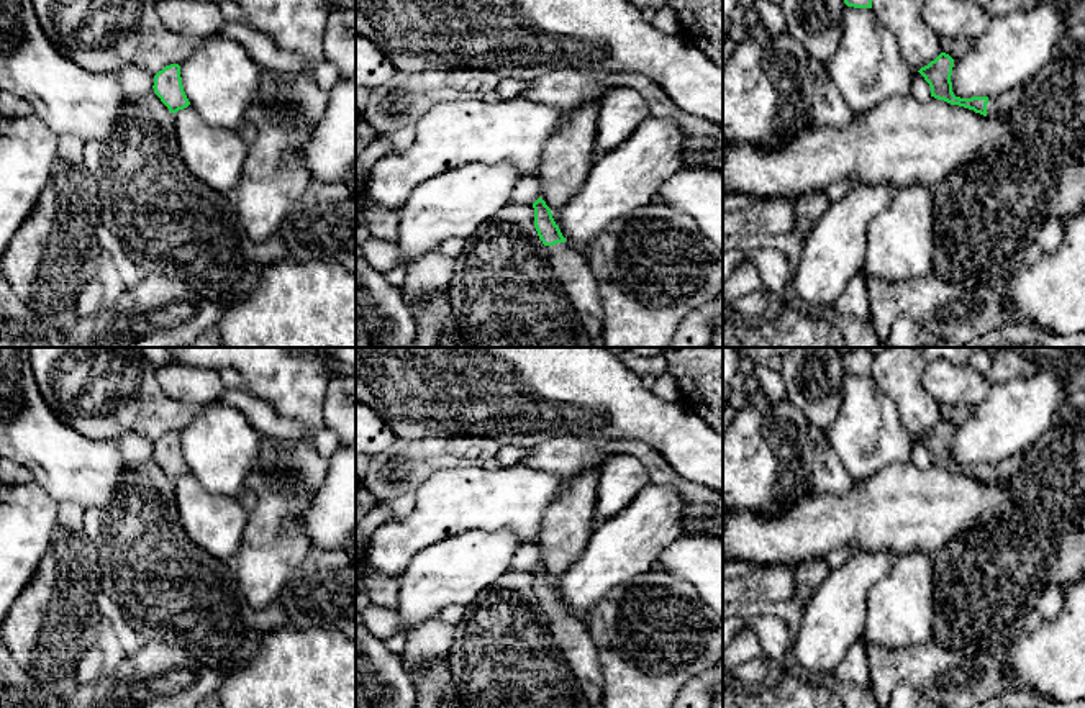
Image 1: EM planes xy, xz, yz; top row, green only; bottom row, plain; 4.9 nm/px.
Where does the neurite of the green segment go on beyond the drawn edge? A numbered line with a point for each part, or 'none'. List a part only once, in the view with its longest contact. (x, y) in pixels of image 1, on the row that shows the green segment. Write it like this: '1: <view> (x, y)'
1: xz (571, 267)

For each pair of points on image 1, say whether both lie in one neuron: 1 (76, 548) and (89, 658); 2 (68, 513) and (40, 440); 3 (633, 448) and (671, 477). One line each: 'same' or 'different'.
1: different
2: different
3: same

